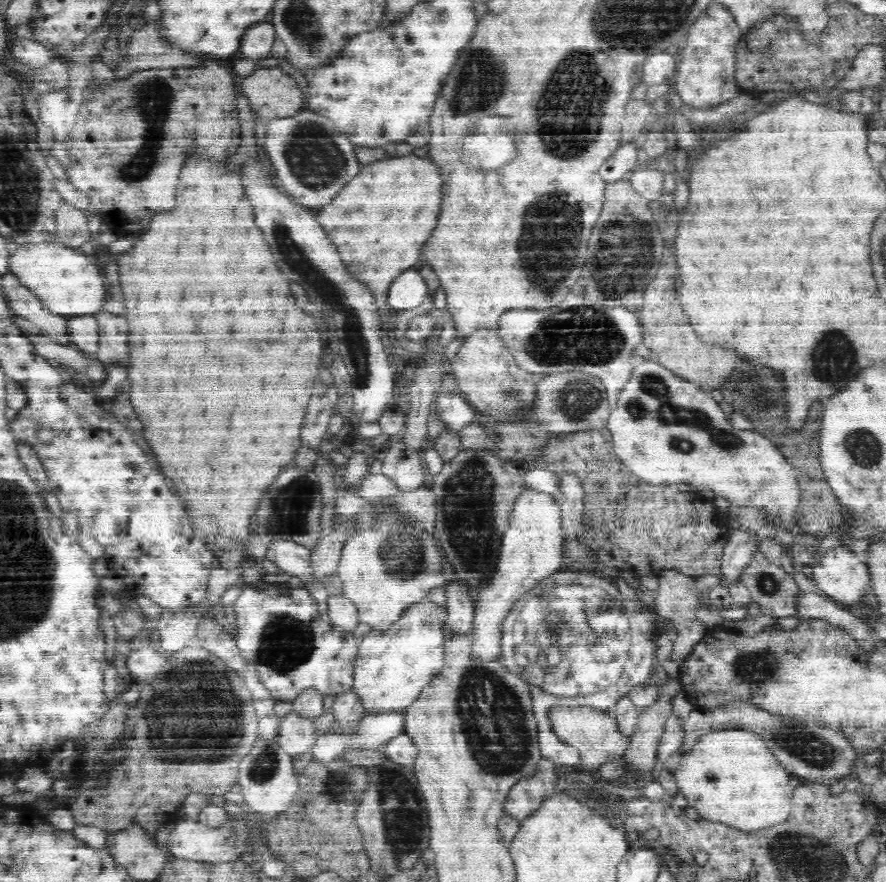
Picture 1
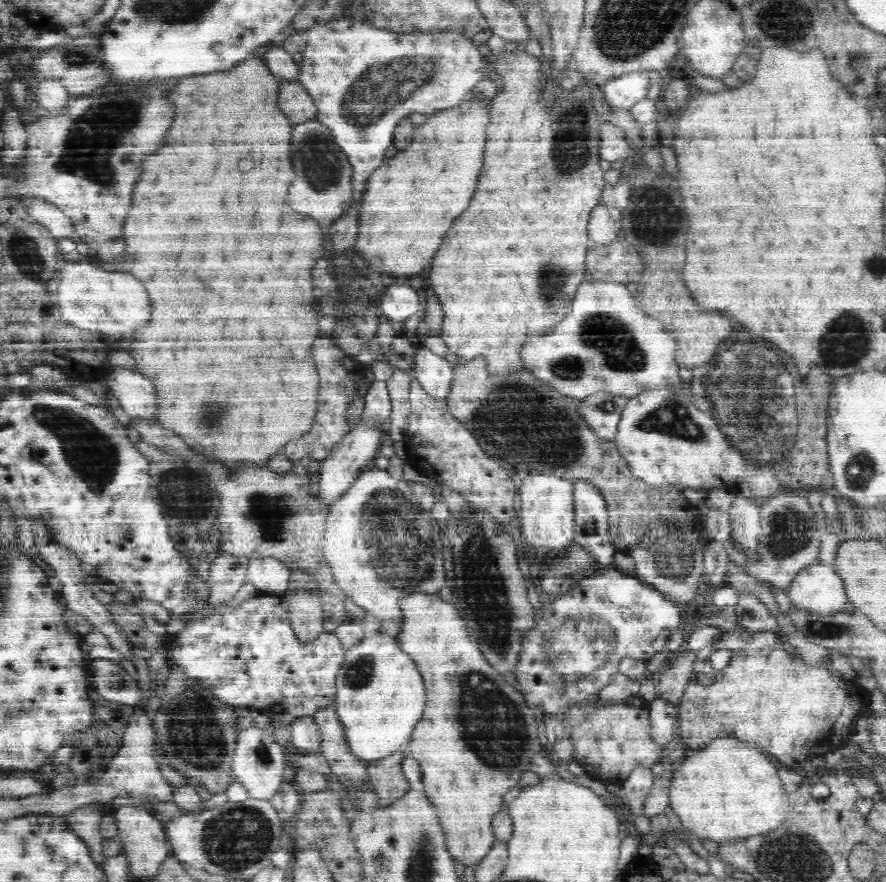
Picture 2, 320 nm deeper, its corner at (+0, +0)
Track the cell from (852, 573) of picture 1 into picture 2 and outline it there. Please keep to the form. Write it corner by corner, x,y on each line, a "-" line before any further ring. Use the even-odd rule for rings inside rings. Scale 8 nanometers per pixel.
819,561
800,571
788,590
791,602
820,614
840,613
850,601
836,566

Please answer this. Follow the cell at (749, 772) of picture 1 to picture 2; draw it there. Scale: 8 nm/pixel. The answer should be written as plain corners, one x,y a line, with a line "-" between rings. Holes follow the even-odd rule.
728,736
711,740
702,749
688,752
681,759
678,770
670,779
669,804
681,820
684,828
688,828
699,838
716,841
726,838
746,838
748,836
765,835
774,831
787,818
791,808
789,793
778,776
778,768
770,762
774,760
767,752
751,741
740,740

